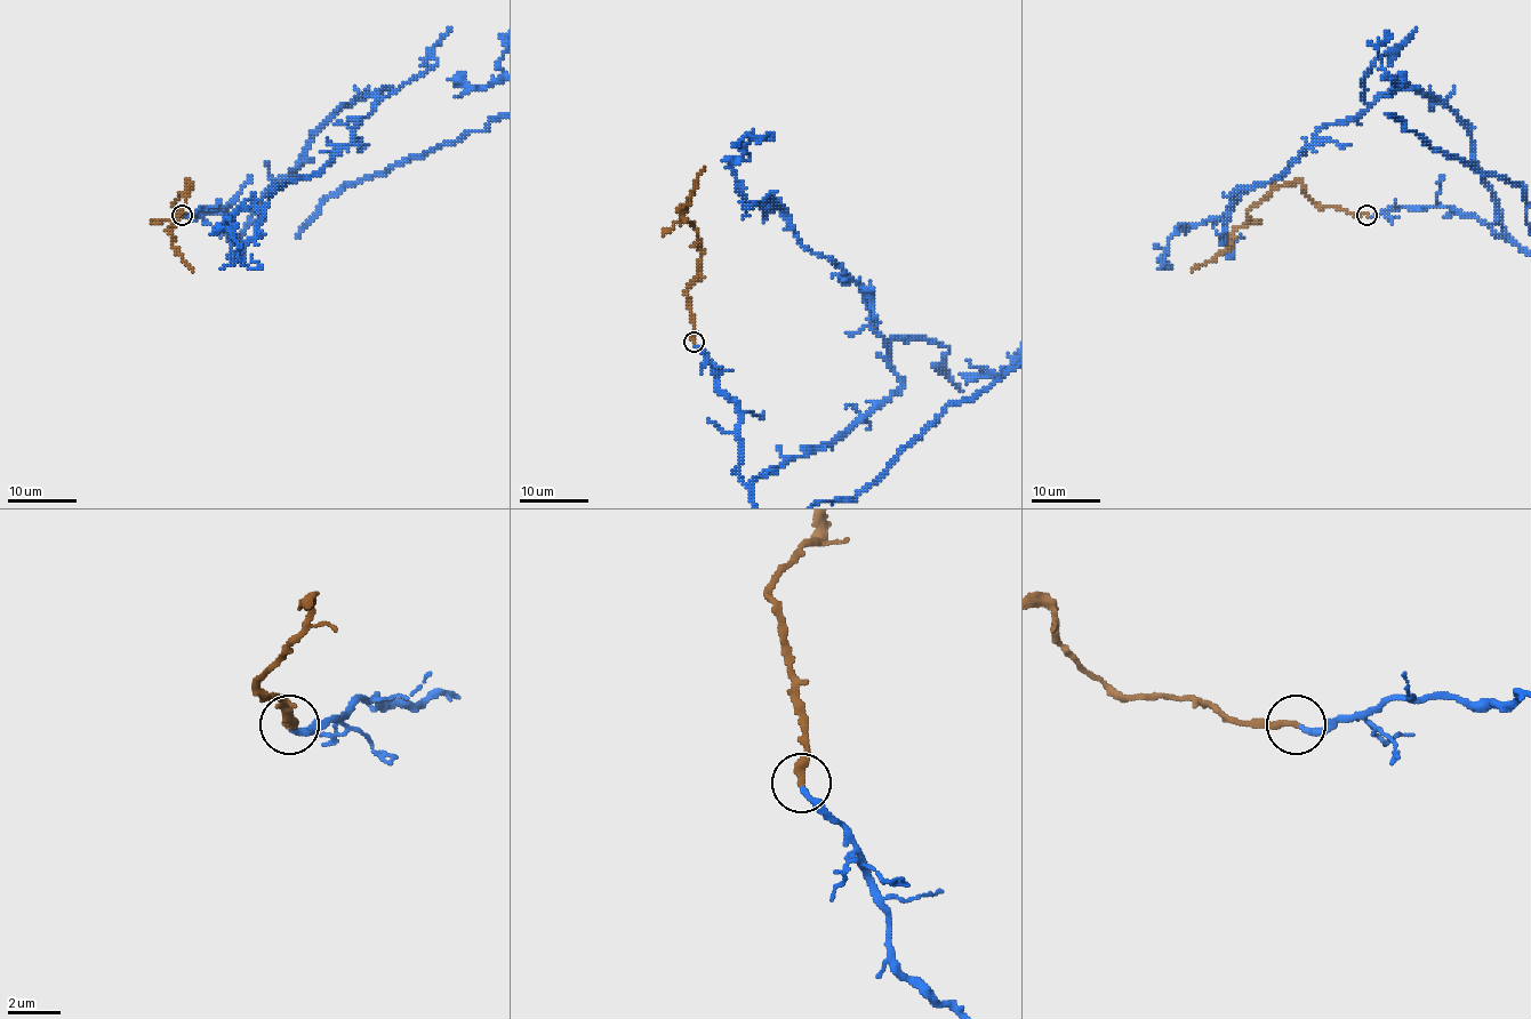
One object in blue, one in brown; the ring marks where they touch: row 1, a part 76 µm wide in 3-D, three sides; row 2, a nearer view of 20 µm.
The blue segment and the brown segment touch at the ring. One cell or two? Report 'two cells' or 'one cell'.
one cell

